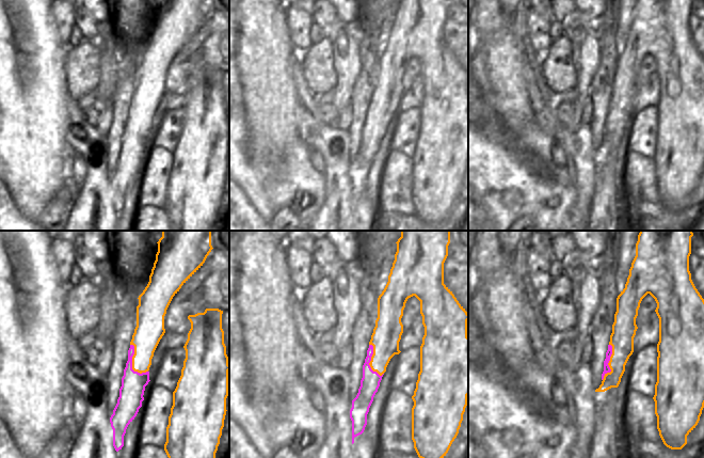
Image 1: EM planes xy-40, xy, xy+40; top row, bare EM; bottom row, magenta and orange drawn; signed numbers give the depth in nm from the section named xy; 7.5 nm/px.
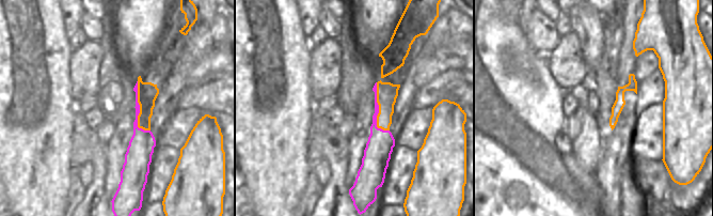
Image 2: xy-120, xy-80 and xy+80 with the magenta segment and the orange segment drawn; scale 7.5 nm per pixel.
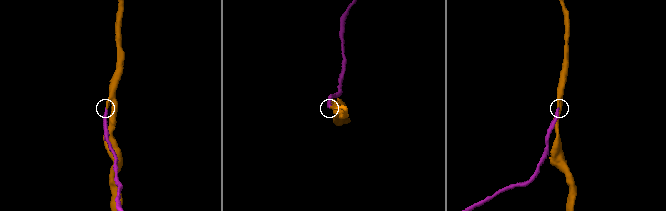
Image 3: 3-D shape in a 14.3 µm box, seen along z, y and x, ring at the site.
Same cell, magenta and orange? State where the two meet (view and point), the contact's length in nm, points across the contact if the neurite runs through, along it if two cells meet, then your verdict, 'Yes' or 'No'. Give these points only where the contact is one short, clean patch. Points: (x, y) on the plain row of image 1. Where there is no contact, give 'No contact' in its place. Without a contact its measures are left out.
Touches magenta at xy-40 (131, 124). Shared border 260 nm. Yes.

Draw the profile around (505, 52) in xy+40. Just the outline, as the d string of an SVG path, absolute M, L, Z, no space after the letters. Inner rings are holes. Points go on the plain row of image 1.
M501 15L502 23L484 38L486 77L495 94L495 107L511 127L522 127L533 117L523 62L527 42L522 42Z

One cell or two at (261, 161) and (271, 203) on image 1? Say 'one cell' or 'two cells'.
two cells

